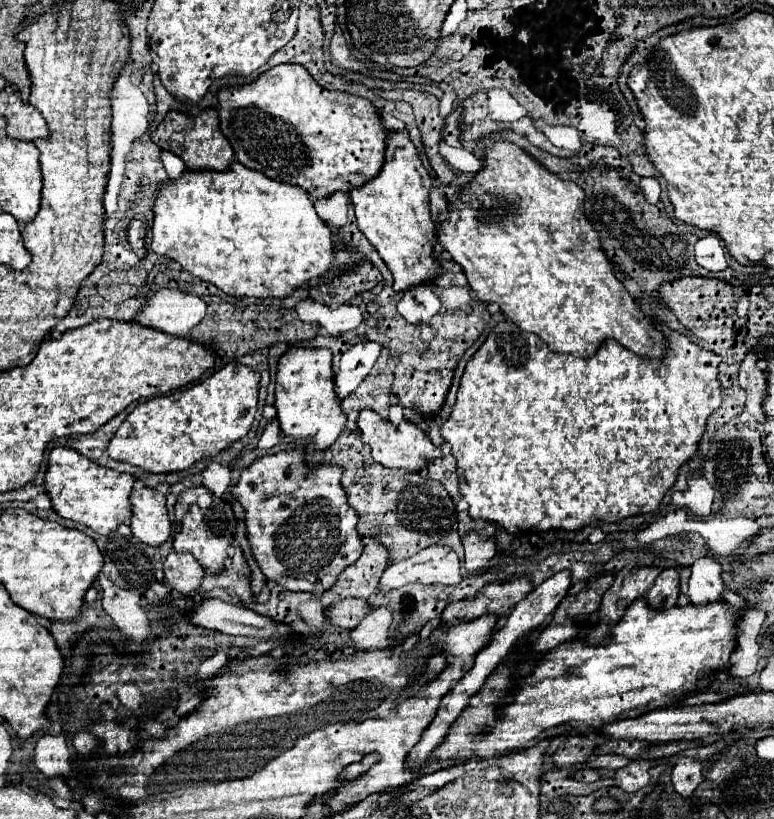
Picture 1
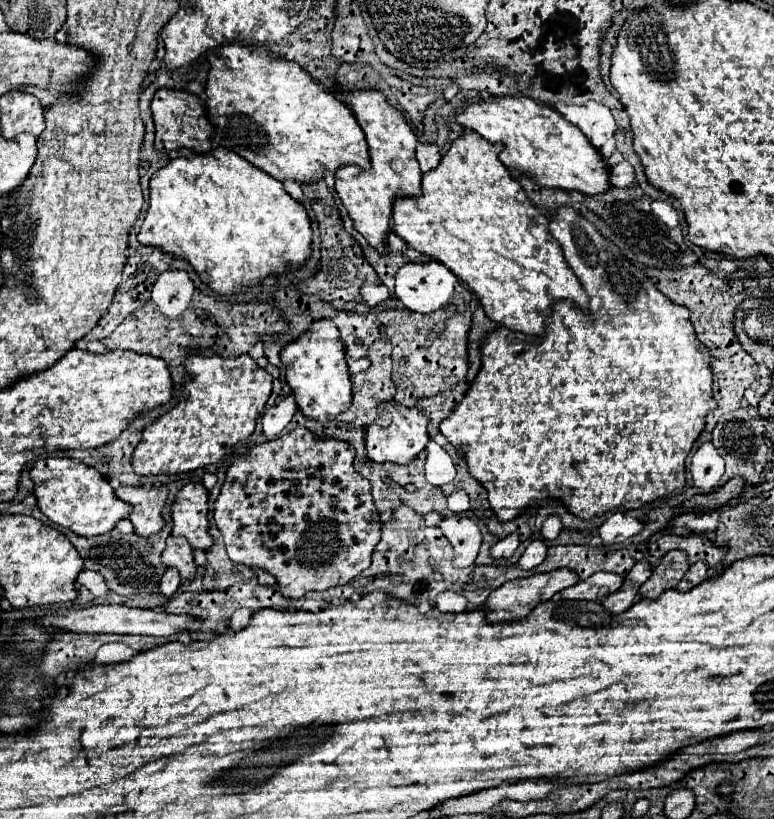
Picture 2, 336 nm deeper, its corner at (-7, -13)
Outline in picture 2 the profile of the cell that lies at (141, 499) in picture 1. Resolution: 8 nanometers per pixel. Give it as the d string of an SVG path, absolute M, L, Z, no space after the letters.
M119 486L117 488L117 496L125 502L129 502L133 506L133 512L129 516L129 520L135 526L135 534L147 538L153 536L157 532L161 532L161 528L165 526L163 520L163 508L167 502L167 488L131 488L131 486Z

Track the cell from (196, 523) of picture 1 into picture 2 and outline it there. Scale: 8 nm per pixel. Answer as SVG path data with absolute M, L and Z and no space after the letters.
M191 482L179 490L173 506L173 534L185 536L195 550L209 550L213 538L209 534L207 490L201 482Z

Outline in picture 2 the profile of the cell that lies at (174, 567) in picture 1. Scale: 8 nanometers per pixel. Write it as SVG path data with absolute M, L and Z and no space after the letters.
M175 536L167 538L167 546L163 550L163 564L167 568L179 570L179 574L185 582L191 582L195 578L197 566L193 562L193 548L181 536L179 538L175 538Z

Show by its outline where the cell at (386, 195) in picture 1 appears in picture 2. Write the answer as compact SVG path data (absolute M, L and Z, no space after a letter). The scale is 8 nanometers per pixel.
M377 90L363 92L343 92L343 100L351 106L355 118L359 120L363 132L367 134L371 170L363 172L357 166L345 166L335 172L335 190L347 208L355 230L381 254L387 250L387 238L391 230L393 202L397 196L419 198L421 196L421 170L415 158L417 136L407 124L407 118L401 110L389 106L385 96Z

